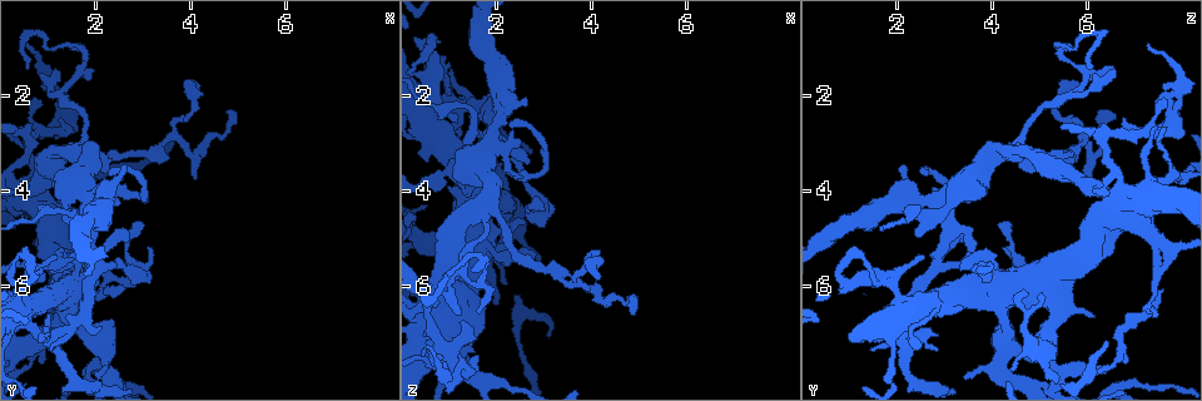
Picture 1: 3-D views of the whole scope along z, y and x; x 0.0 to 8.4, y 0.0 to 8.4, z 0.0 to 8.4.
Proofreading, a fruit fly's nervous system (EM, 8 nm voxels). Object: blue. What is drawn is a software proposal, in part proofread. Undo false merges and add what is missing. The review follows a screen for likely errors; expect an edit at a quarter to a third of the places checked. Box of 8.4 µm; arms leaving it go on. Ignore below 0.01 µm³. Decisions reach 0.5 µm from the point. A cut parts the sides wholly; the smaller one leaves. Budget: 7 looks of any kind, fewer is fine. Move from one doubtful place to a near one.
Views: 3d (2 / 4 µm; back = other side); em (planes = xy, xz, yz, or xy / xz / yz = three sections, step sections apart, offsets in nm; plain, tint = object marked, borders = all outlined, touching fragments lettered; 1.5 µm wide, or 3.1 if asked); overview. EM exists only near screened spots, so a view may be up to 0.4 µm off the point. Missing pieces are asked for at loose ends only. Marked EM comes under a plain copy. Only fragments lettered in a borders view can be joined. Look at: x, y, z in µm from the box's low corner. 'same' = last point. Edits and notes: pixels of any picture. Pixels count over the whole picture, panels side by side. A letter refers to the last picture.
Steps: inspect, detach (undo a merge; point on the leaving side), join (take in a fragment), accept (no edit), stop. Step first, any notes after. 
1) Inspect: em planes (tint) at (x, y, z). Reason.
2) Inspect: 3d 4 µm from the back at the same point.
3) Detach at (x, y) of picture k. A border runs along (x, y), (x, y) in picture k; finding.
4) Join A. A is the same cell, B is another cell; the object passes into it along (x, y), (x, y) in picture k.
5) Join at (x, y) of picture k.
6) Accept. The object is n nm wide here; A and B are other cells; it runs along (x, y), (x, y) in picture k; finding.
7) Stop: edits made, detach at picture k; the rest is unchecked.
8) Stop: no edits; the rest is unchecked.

Inspect: em planes (tint) at (3.05, 5.25, 4.25). Branch stops here.

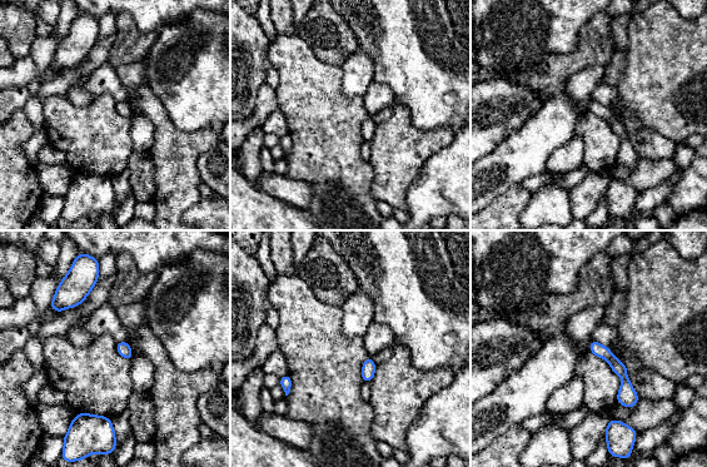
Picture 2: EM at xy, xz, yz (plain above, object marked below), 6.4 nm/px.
Inspect: em planes (borders) at the same point.

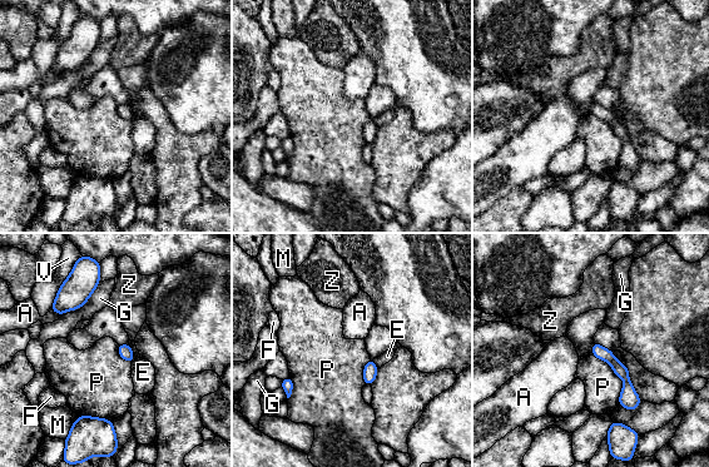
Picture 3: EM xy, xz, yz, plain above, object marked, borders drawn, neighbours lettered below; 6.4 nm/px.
Accept. A, E, F, G, M, P, V and Z are other cells; none of them fits.

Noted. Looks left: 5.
Inspect: 3d 4 µm at (1.25, 7.25, 2.85). Free end.

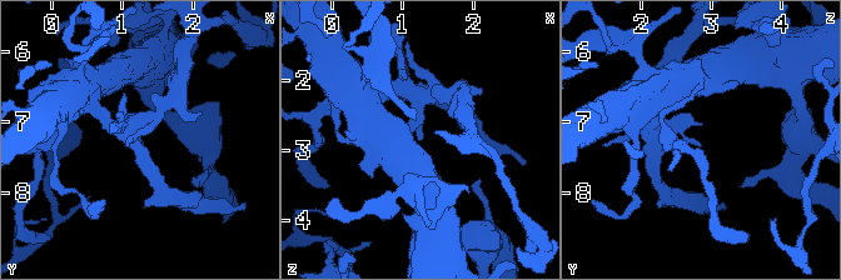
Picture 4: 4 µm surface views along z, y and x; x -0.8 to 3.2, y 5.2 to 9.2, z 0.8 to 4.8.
Inspect: em xz step 4 (borders) at (1.25, 7.30, 2.80).

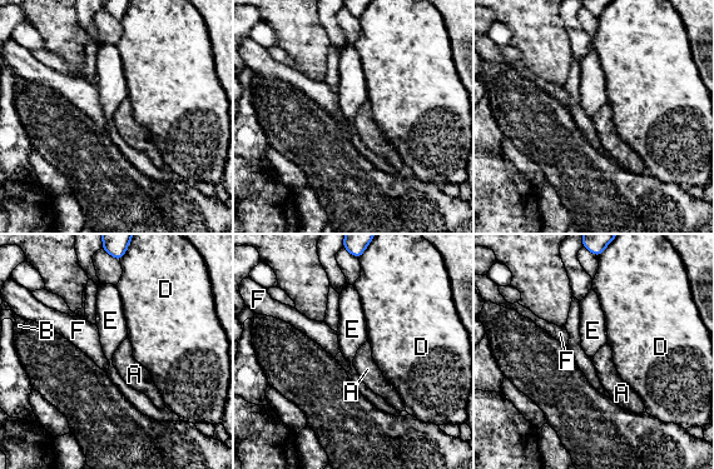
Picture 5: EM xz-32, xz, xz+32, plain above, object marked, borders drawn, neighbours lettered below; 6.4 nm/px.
Inspect: em planes (borders) at the same point.

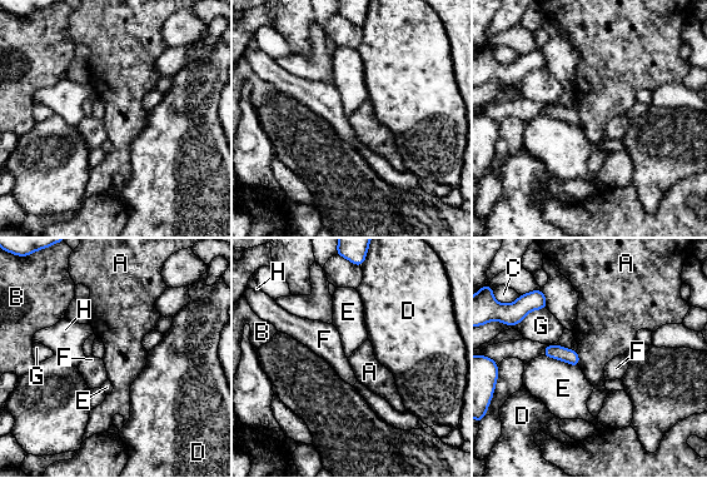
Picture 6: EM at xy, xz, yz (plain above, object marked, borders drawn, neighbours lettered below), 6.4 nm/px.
Accept. A, B, C, D, E, F, G and H are other cells; none of them fits.

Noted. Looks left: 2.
Inspect: em yz step 8 (borders) at (1.90, 4.25, 2.90). Abrupt turn.

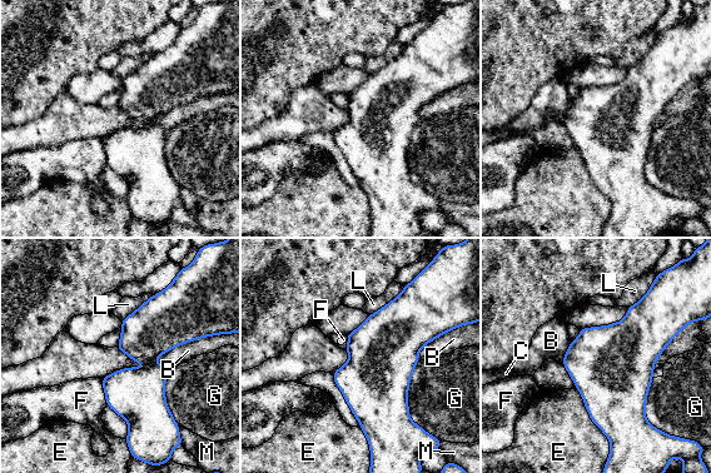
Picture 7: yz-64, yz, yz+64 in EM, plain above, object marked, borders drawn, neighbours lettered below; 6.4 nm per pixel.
Inspect: em planes (borders) at the same point.

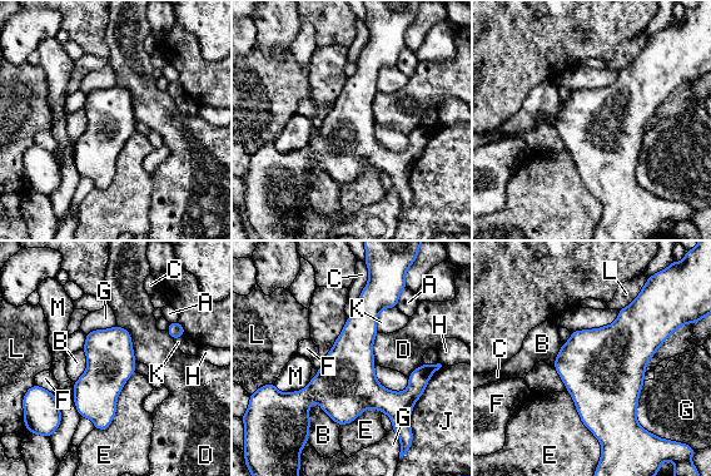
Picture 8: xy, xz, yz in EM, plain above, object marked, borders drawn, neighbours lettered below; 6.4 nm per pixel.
Accept. The object is 300 nm wide here; A, B, C, D, E, F, G, H, J, K, L and M are other cells; a border runs along (135, 371), (112, 422), (97, 430) in picture 8; one neuron here.

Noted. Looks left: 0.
Stop: no edits; the rest is unchecked.

